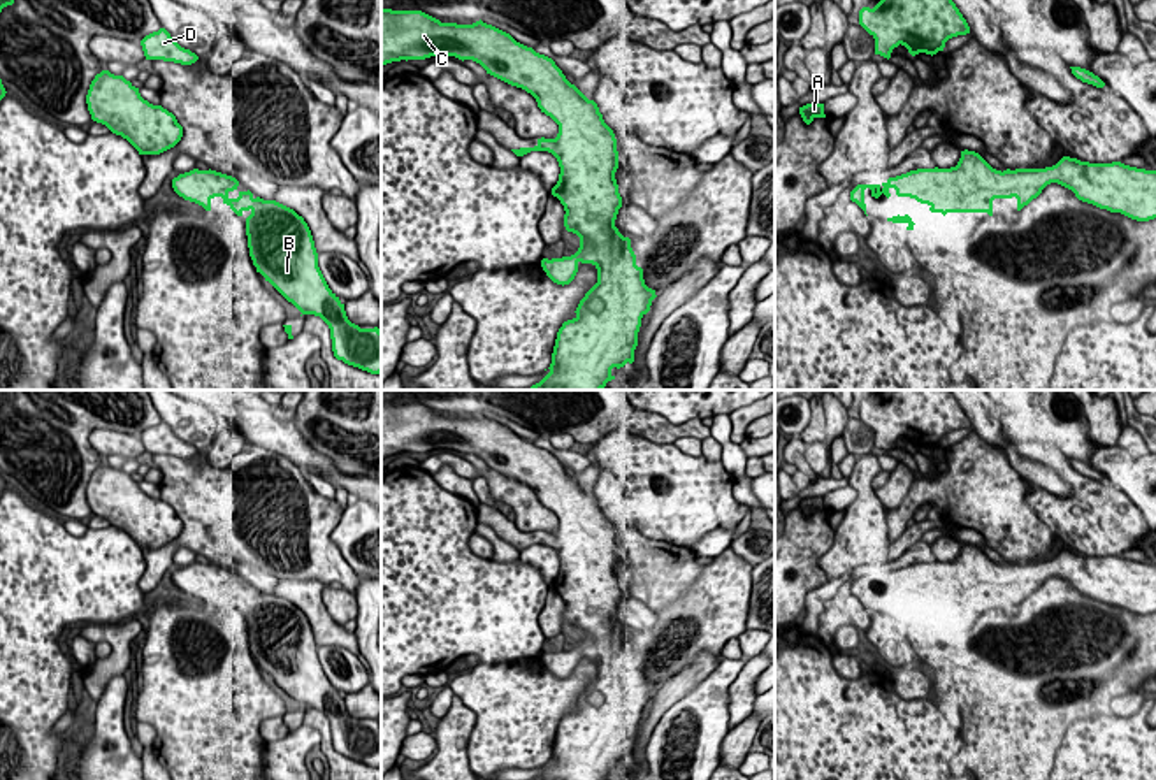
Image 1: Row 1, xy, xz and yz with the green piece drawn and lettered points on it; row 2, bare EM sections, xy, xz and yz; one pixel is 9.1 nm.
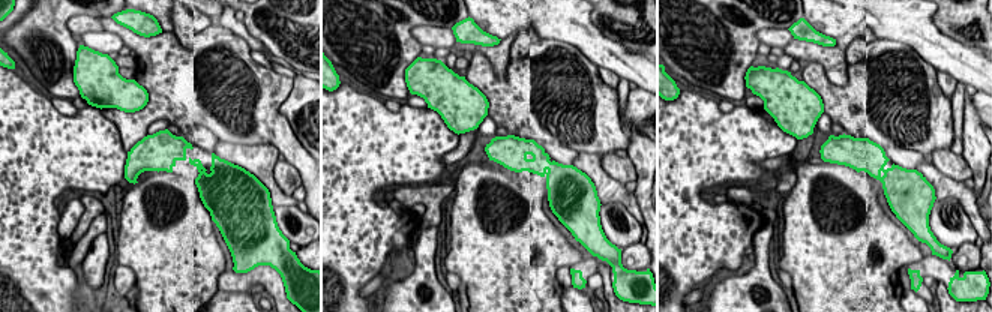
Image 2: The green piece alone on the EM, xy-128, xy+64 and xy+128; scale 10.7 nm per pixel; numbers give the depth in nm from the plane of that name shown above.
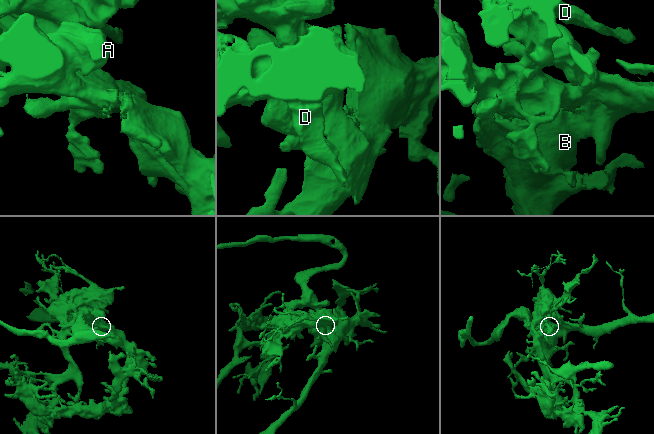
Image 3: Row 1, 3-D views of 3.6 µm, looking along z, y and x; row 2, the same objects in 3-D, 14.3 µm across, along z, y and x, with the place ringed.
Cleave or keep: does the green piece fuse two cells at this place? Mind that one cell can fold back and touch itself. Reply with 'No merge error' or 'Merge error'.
No merge error

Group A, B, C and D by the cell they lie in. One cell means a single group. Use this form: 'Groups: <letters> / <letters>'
Groups: A B C D

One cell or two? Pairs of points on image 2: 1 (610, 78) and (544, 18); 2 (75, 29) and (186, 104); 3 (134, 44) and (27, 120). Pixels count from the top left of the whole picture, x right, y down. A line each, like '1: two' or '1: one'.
1: two
2: two
3: two

